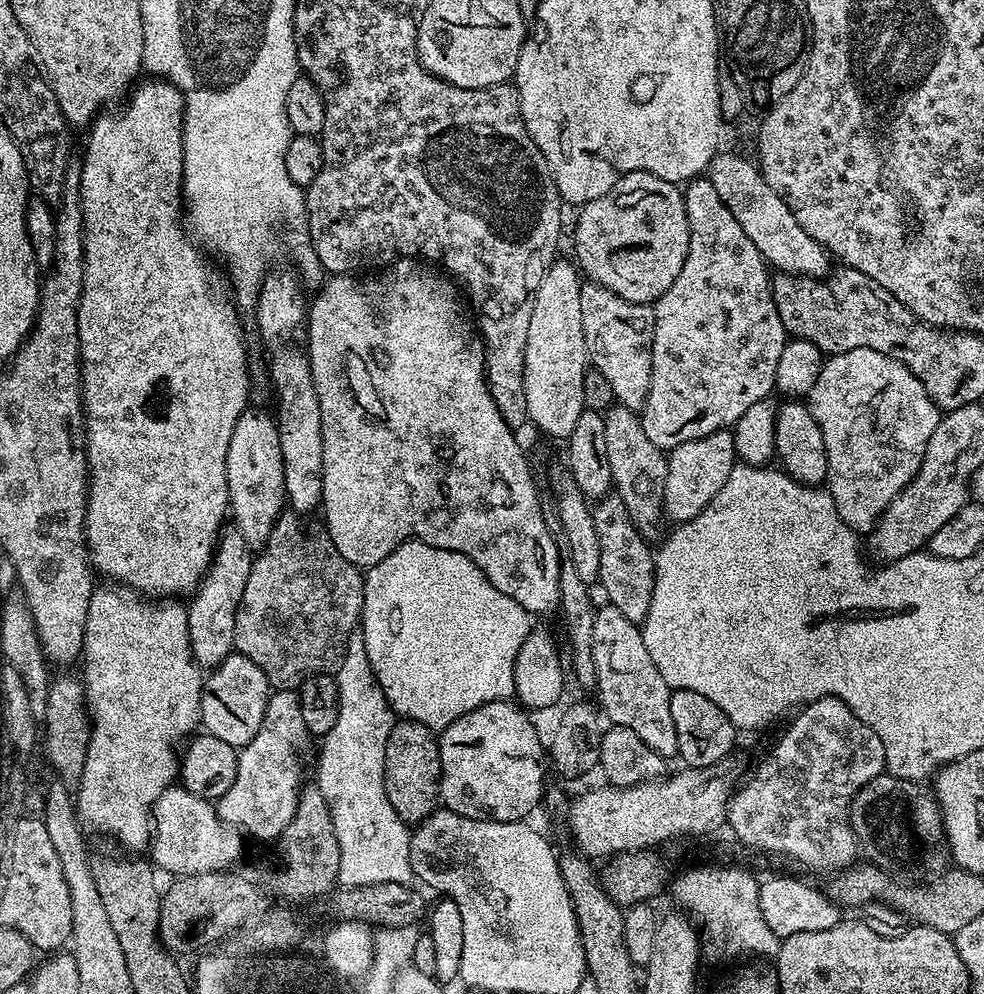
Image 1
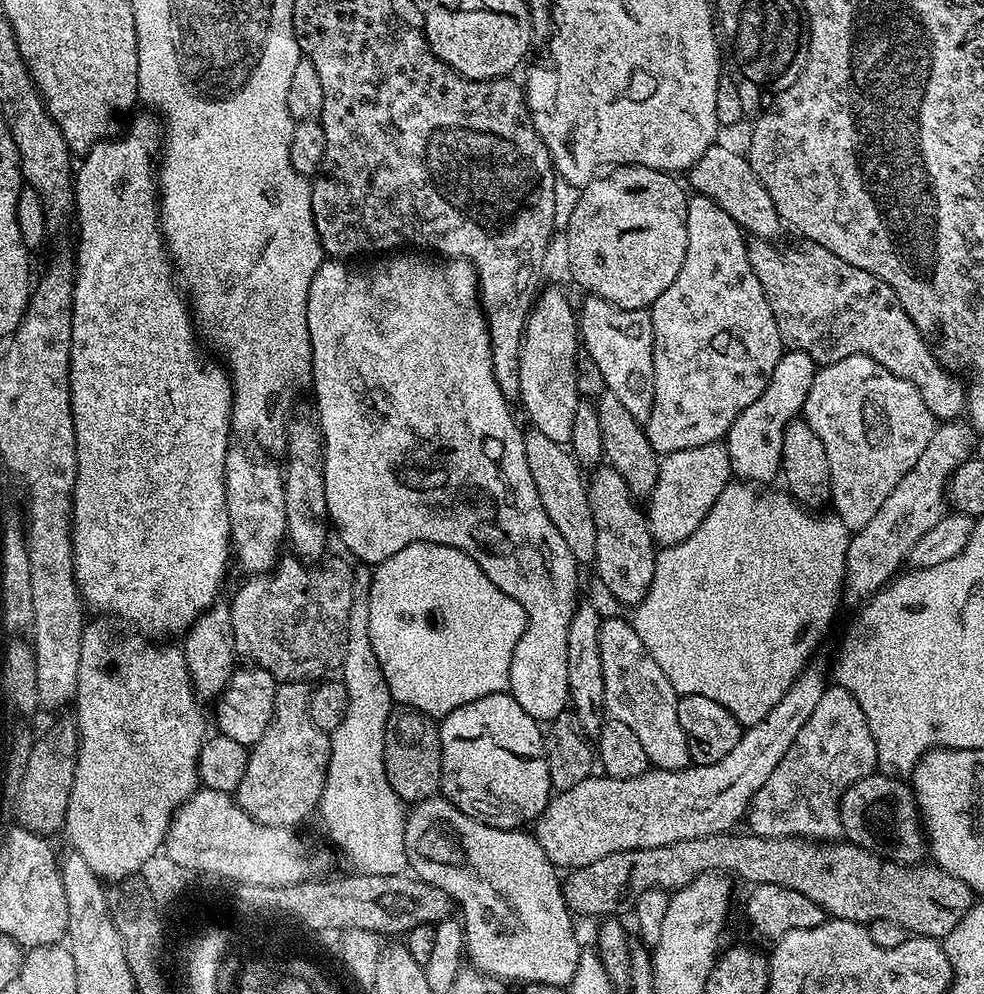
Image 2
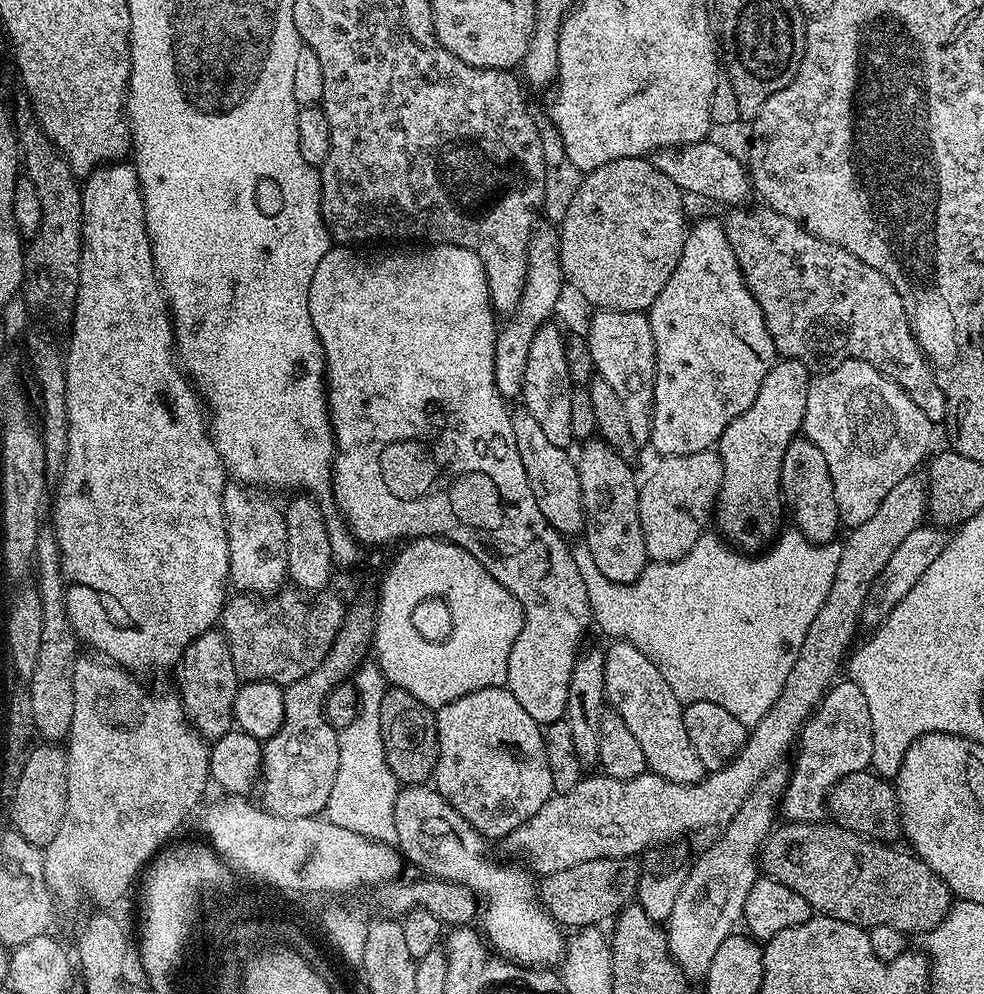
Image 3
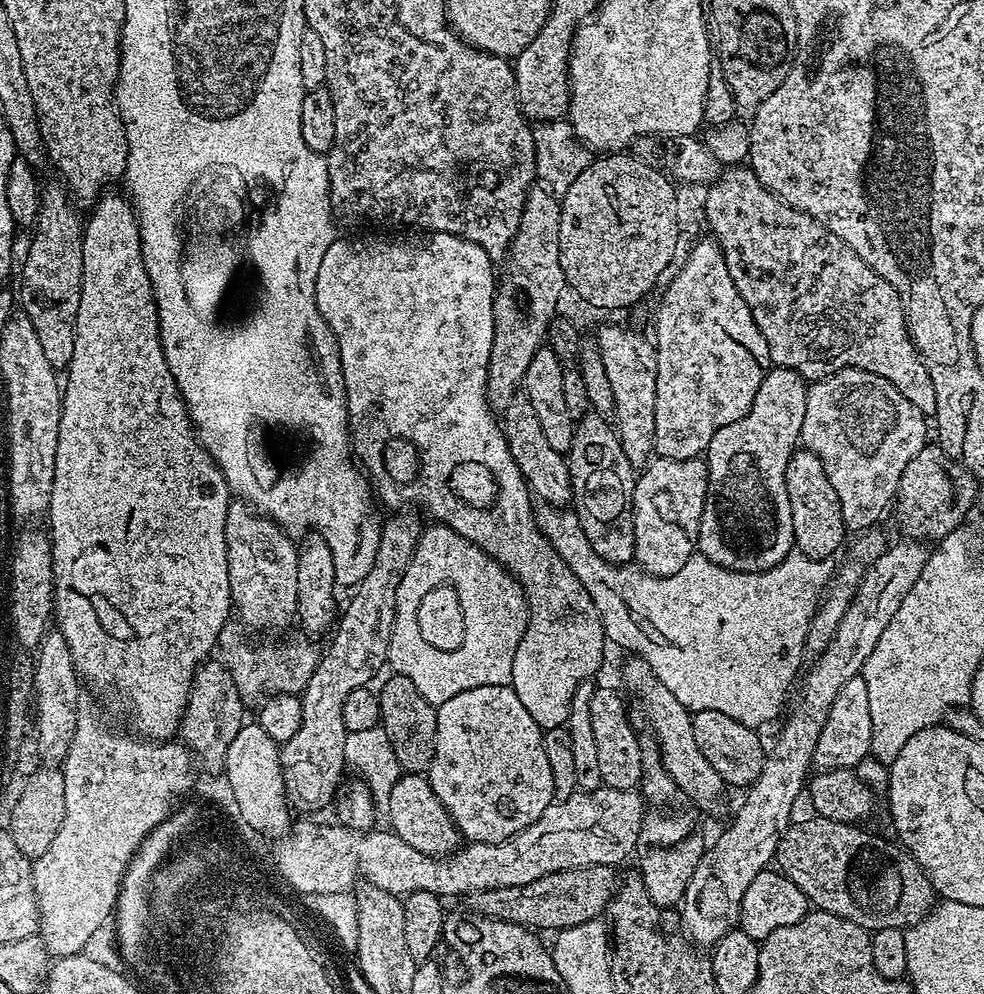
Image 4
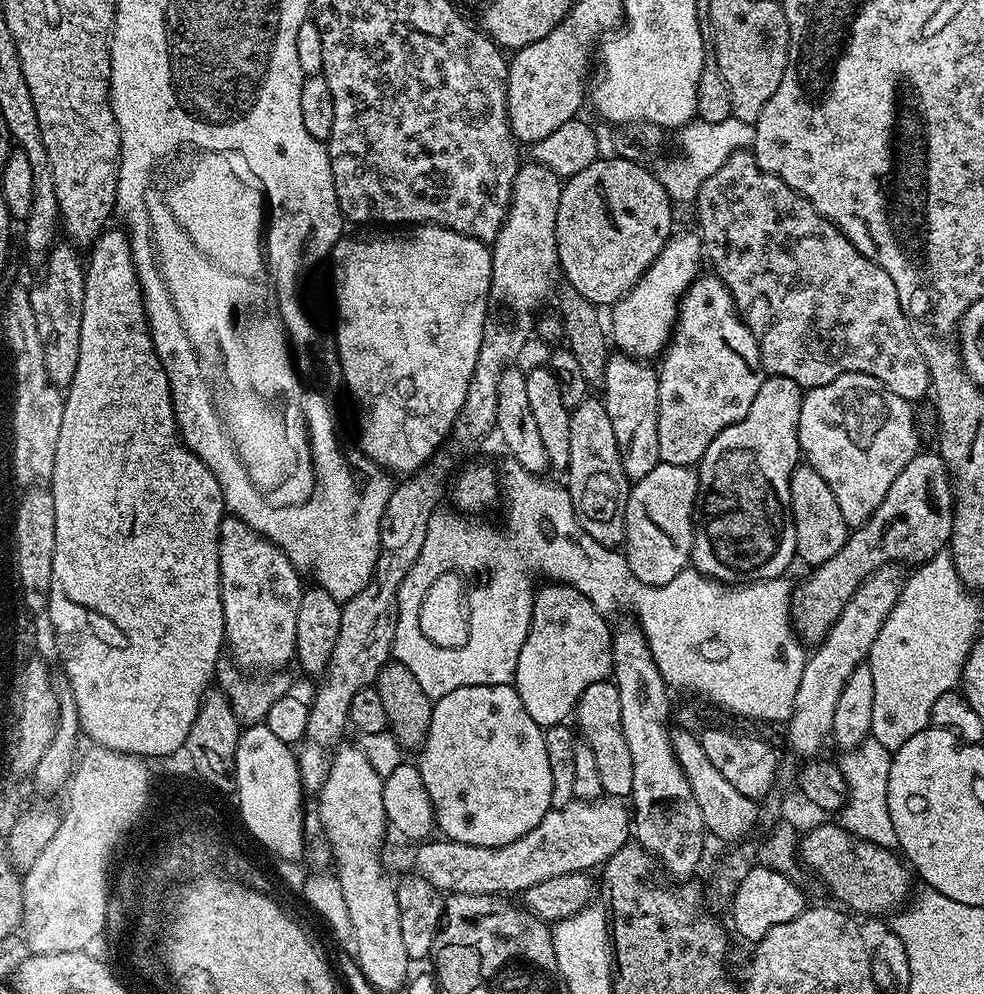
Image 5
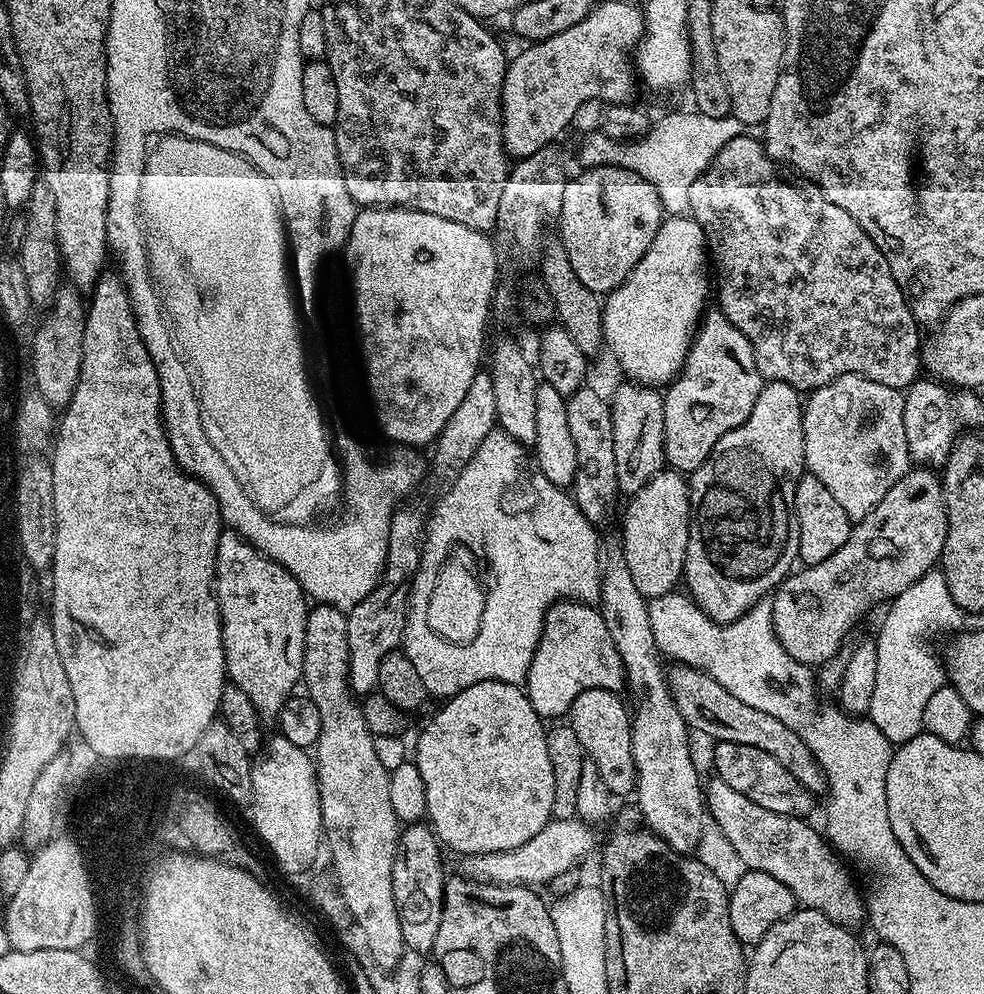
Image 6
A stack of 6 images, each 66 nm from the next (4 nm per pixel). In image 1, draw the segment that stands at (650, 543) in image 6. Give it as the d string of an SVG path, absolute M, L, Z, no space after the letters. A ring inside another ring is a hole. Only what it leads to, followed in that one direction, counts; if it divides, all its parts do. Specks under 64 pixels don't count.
M727 428L706 434L706 438L694 438L694 442L682 442L682 446L671 449L667 457L664 515L669 521L672 519L672 522L683 522L696 517L710 502L710 498L714 498L714 494L726 486L730 470L738 463L734 438Z

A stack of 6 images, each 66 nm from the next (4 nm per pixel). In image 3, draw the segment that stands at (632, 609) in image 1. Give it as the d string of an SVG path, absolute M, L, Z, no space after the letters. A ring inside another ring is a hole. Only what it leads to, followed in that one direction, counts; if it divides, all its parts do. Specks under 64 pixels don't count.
M601 438L583 441L580 456L575 457L578 482L582 482L584 507L583 543L588 545L594 566L606 578L619 584L633 584L650 563L646 538L640 525L640 489L625 457Z

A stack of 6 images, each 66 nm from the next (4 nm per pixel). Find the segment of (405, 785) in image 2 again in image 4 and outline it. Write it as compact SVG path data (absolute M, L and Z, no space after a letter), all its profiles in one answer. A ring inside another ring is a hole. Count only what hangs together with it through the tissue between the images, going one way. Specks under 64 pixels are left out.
M399 674L389 675L389 680L378 688L380 697L380 723L386 738L390 738L390 746L394 750L394 758L398 758L404 772L427 773L430 762L434 758L434 742L436 741L437 705L426 702L414 682Z

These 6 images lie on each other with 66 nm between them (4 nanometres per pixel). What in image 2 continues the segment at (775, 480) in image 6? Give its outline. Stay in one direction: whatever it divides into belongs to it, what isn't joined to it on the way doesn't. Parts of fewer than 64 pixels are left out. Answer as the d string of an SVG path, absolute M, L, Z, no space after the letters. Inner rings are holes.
M785 350L778 358L778 366L774 366L774 374L770 374L770 382L766 382L766 390L734 418L726 437L726 447L732 471L741 481L764 486L767 480L777 479L782 458L782 434L788 423L803 413L806 394L810 394L810 382L814 382L817 367L810 354Z

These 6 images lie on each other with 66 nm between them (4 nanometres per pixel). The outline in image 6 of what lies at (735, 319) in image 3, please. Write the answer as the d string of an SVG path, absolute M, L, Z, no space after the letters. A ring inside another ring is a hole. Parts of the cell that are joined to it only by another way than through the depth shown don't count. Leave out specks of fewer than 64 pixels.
M722 310L715 311L704 312L679 375L667 385L663 393L664 459L669 469L681 474L696 472L698 466L702 466L702 462L706 462L706 458L714 450L718 438L742 426L742 422L750 418L750 410L754 410L754 402L758 402L758 394L766 383L758 370L758 362L746 334L742 334L742 330L738 330L738 326L734 326L734 322L730 322L730 318L726 318Z

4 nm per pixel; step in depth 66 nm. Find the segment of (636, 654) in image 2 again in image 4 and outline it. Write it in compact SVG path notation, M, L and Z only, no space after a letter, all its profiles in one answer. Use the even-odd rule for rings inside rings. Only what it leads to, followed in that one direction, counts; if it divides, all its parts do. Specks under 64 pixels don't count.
M632 658L624 668L624 680L629 684L628 688L634 692L638 699L644 703L644 712L648 715L648 724L652 727L651 735L656 741L656 747L660 749L662 766L670 778L674 778L676 787L680 789L685 797L688 796L704 812L716 812L723 806L724 791L726 785L724 779L706 762L706 754L698 750L698 741L694 738L694 726L692 725L692 713L658 678L648 669L645 660Z

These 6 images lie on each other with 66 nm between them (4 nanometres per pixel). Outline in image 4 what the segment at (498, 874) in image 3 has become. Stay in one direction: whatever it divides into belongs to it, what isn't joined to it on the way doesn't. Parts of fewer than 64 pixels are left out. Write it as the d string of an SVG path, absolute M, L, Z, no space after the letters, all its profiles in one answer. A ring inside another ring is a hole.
M419 772L401 774L398 782L394 782L394 788L390 790L386 815L392 823L389 824L391 831L402 838L402 842L414 846L414 850L422 850L422 854L447 856L449 852L461 847L460 831L456 829L456 823L450 818L446 806L438 802L438 794L434 794L427 775Z

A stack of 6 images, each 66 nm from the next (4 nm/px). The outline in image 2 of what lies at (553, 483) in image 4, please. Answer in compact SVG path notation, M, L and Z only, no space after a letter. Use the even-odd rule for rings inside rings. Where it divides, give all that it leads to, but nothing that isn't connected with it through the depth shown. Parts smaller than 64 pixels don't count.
M535 430L524 432L524 449L526 466L530 466L530 478L534 478L534 490L538 490L538 498L542 498L542 510L550 514L550 522L554 522L566 546L570 546L570 554L574 554L577 565L591 565L596 558L594 514L590 514L588 485L582 465L565 445Z

